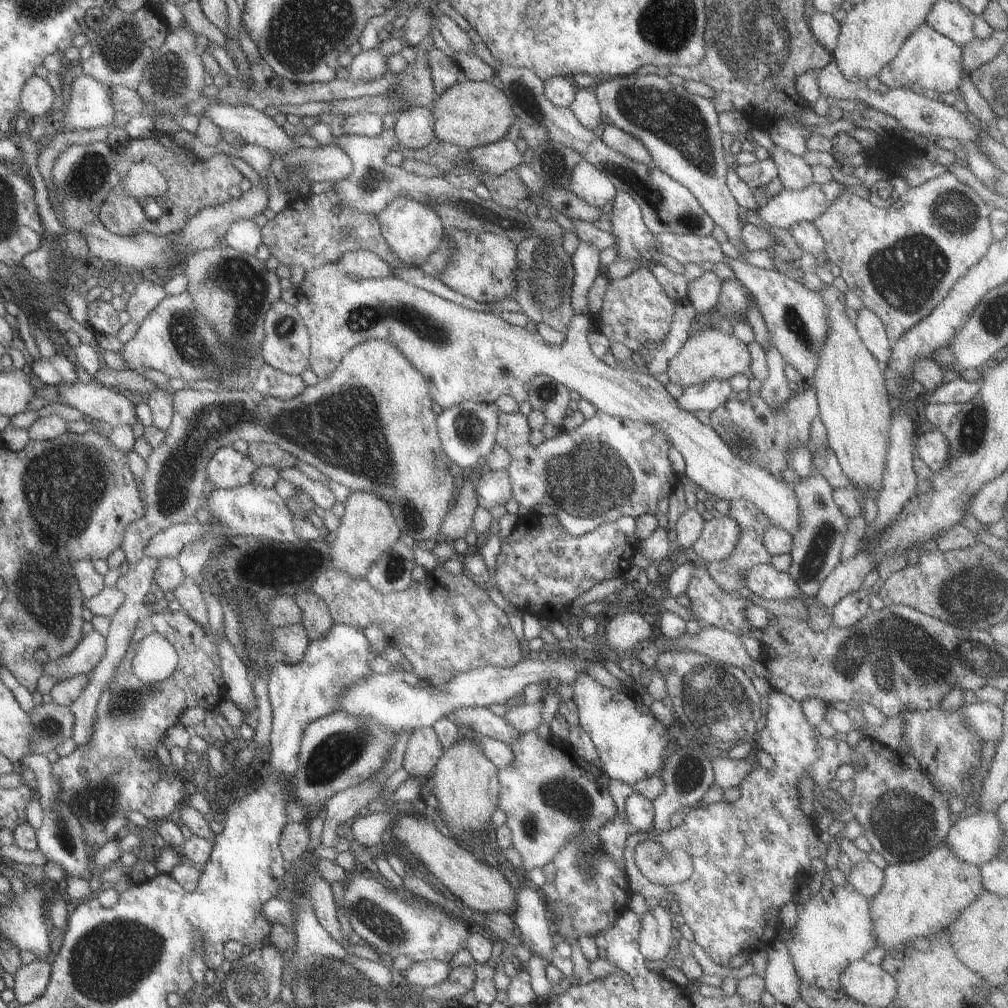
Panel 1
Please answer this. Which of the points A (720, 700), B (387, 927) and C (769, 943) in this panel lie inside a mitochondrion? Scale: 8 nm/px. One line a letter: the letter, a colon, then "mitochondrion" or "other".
A: mitochondrion
B: mitochondrion
C: other

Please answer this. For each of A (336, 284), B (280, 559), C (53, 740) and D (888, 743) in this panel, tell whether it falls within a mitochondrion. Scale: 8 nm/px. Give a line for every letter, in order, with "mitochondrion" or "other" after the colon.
A: other
B: other
C: other
D: other

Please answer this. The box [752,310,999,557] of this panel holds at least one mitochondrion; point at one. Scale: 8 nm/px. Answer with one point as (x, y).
(972, 433)

